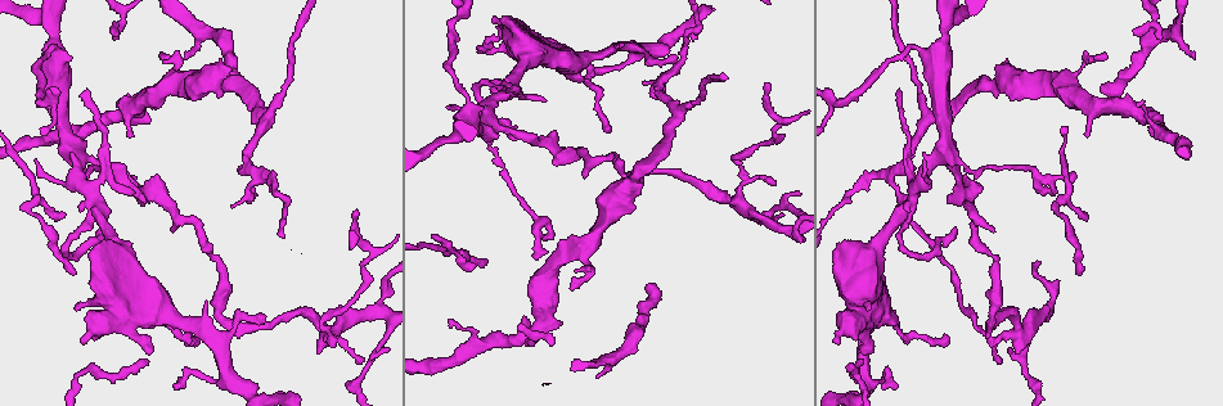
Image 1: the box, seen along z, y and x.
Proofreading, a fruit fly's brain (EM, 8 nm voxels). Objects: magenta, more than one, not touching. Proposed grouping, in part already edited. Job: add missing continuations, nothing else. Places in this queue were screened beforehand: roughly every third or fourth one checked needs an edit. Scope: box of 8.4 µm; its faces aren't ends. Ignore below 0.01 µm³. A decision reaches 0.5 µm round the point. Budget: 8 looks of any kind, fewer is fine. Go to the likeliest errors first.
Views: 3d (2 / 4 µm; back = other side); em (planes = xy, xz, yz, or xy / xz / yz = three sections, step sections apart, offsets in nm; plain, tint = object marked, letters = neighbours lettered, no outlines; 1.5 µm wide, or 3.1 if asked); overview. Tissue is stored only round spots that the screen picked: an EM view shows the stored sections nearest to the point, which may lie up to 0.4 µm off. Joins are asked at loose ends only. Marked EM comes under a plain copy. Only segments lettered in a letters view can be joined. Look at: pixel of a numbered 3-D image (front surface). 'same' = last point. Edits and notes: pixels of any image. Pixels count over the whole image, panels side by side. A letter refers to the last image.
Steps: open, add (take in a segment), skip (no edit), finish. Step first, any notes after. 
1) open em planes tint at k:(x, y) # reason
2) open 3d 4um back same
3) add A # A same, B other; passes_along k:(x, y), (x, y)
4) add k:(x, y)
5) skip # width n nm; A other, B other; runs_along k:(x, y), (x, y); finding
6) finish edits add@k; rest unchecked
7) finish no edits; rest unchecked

open em planes tint at 1:(648, 286) # free end

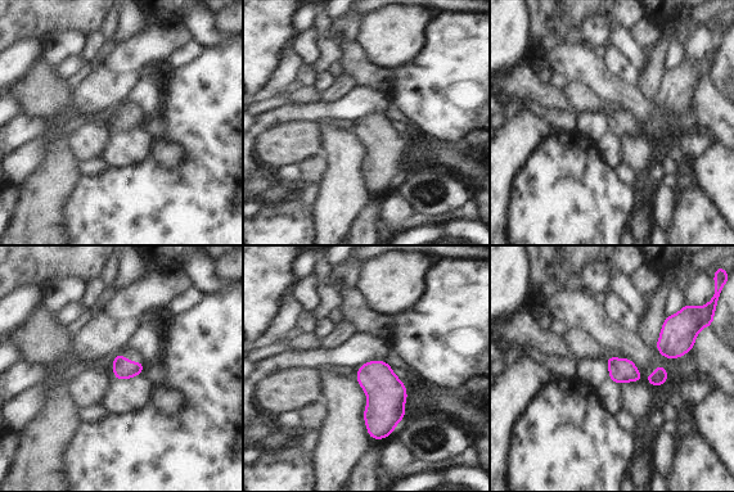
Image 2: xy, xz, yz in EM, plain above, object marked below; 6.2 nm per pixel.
open em planes letters same

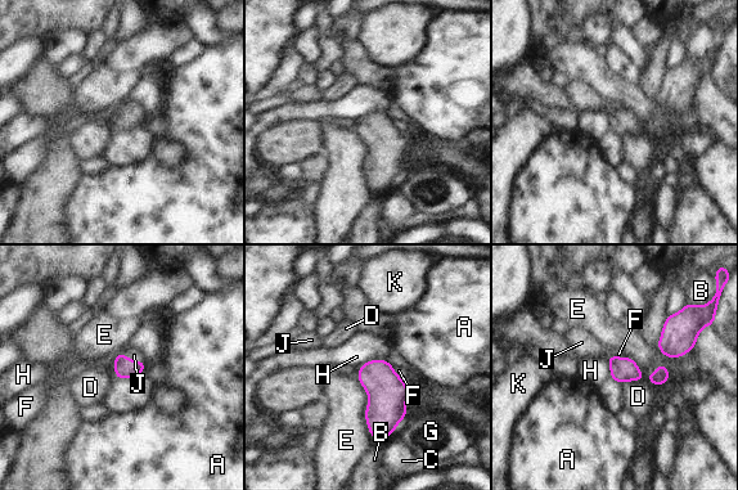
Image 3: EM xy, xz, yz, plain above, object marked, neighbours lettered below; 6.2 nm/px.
add J # A other, B other, C other, D other, E other, F other, G other, H other, J same, K other; passes_along 3:(124, 368), (131, 360), (134, 355); it goes on there

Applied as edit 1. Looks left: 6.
open overview

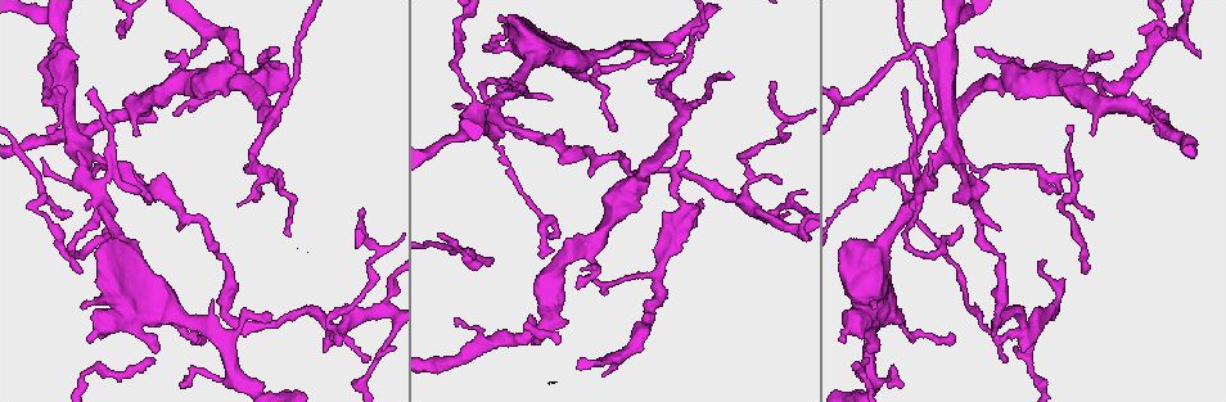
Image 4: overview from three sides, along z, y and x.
open 3d 2um at 4:(700, 201) # an open end

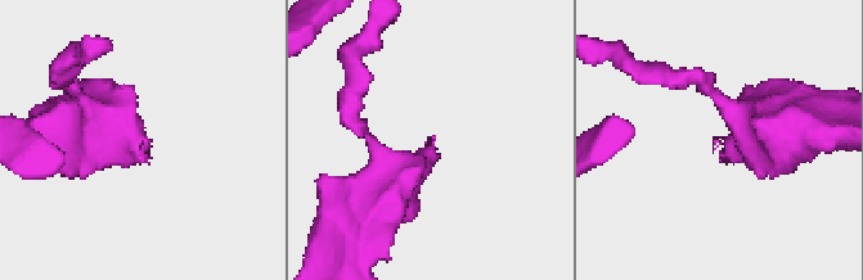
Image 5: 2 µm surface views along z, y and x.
open em xz step 4 tint at 5:(721, 158) # shape alone is not enough

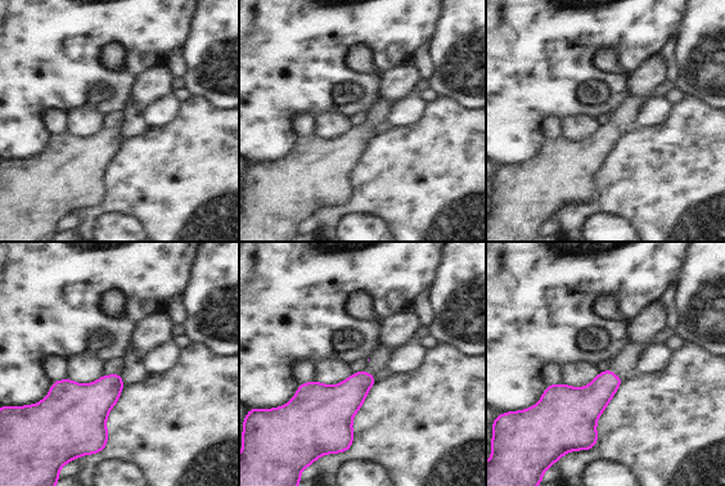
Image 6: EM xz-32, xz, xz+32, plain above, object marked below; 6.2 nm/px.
open em planes letters same

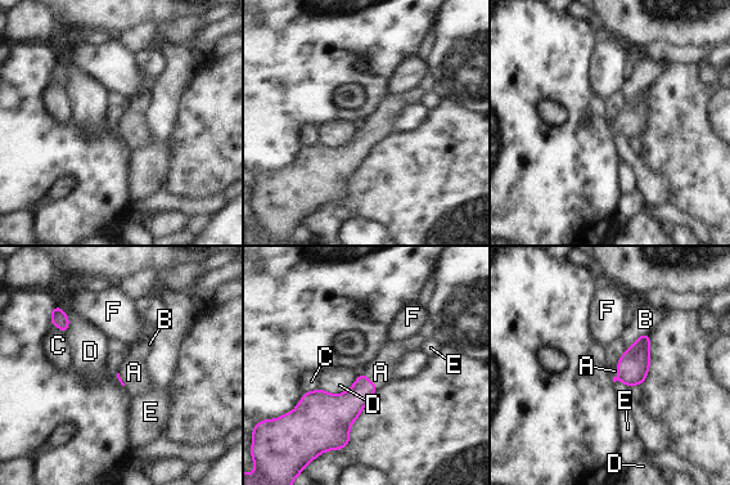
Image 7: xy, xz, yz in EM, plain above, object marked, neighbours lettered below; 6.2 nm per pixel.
add A # A same, B other, C other, D other, E other, F other; passes_along 7:(342, 411), (369, 381), (381, 372); the neuron continues

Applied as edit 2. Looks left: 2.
open em planes tint at 4:(80, 273) # thin end

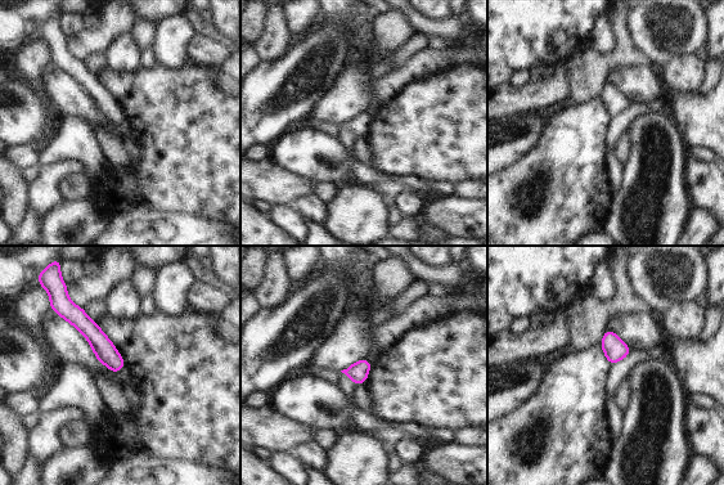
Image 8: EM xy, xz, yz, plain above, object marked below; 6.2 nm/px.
open em planes letters same

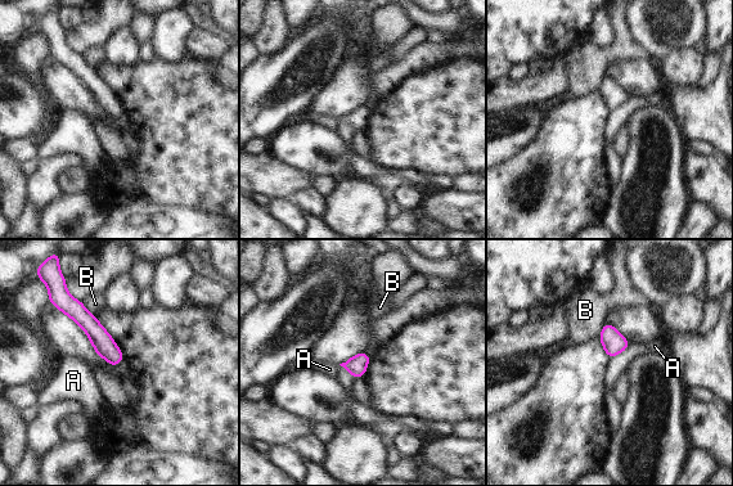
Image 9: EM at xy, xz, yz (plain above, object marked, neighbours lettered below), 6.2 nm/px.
skip # width 120 nm; A other, B other; runs_along 9:(66, 305), (94, 329), (115, 361); no lettered segment goes on from it

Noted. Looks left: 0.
finish edits add@3, add@7; rest unchecked

